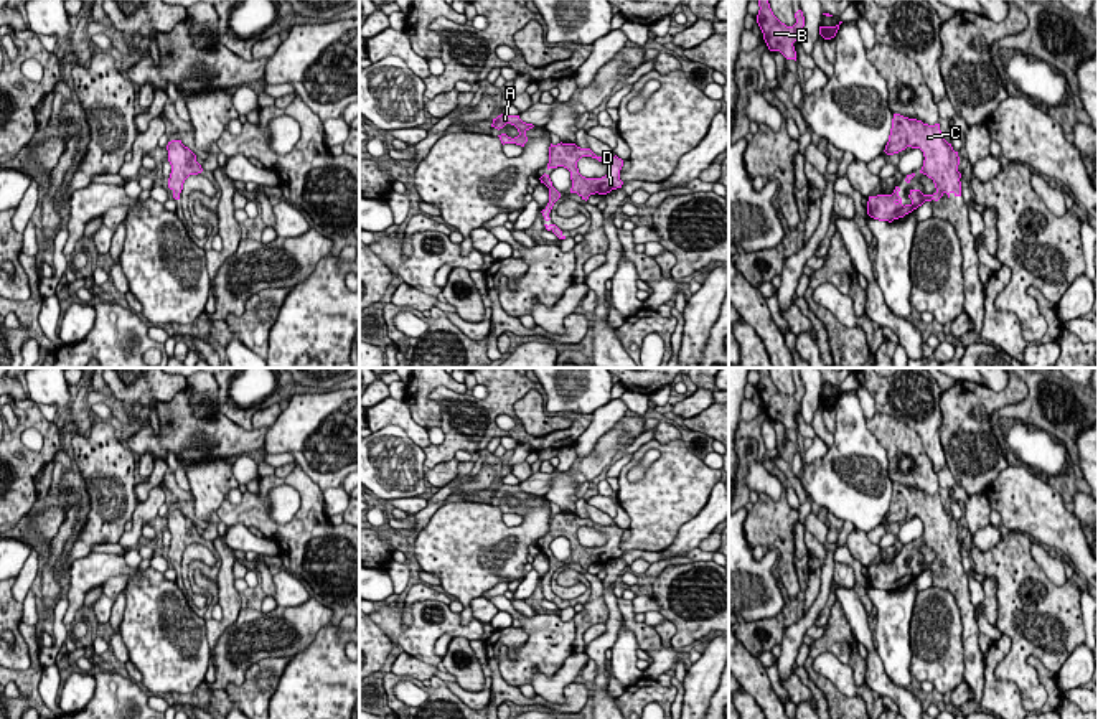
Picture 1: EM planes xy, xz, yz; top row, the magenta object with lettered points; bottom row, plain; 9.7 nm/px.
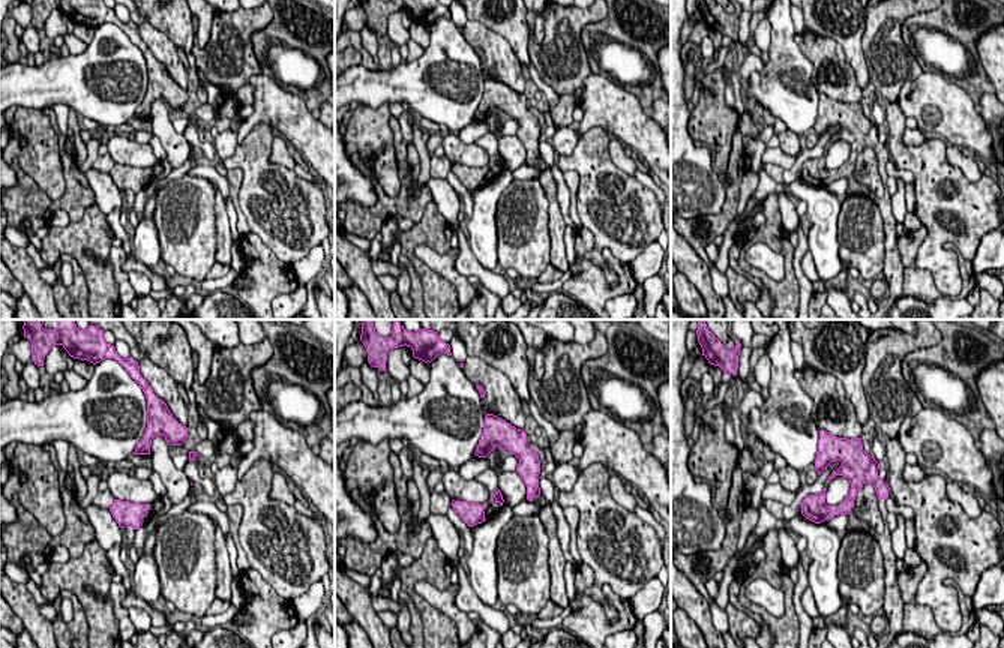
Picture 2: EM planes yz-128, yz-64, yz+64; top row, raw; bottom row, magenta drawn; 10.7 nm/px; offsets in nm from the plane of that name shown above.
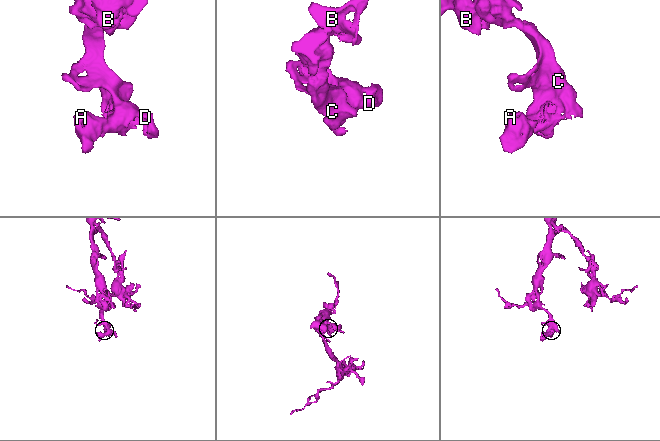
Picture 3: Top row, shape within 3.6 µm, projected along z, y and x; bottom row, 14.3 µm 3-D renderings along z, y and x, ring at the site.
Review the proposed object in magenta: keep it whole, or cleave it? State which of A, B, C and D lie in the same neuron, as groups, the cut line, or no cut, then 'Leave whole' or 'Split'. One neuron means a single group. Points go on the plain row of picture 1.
Groups: A B C D. No split. Leave whole

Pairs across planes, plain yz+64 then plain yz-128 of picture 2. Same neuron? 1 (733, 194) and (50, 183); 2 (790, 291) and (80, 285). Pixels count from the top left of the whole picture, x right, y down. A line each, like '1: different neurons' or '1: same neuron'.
1: different neurons
2: different neurons

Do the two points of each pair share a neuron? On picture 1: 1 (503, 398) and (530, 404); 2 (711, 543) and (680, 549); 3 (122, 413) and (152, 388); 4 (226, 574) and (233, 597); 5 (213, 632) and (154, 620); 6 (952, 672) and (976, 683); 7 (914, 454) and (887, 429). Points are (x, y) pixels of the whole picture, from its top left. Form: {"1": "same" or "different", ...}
{"1": "different", "2": "different", "3": "different", "4": "same", "5": "different", "6": "different", "7": "same"}

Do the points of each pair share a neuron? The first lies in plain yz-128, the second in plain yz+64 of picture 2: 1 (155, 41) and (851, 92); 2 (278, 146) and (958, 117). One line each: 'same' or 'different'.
1: same
2: different

